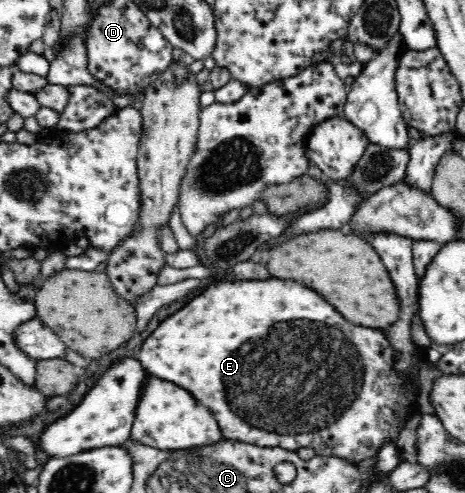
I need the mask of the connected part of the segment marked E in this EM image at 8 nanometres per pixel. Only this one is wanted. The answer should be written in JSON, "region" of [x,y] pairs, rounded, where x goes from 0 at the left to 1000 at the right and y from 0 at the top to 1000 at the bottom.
{"region":[[[581,562],[581,568],[471,570],[445,576],[434,586],[430,600],[422,600],[417,609],[409,609],[404,617],[361,641],[323,677],[323,686],[310,690],[301,718],[297,718],[297,730],[305,734],[305,742],[314,746],[318,759],[331,759],[331,763],[366,771],[366,775],[383,775],[383,783],[400,787],[404,795],[413,795],[422,803],[422,811],[430,811],[439,824],[447,824],[460,836],[486,890],[512,890],[533,901],[551,901],[563,907],[602,907],[626,915],[641,915],[645,909],[671,909],[680,923],[725,925],[768,943],[783,931],[809,925],[815,909],[834,890],[856,886],[860,872],[875,856],[873,848],[890,838],[886,836],[890,828],[897,830],[895,809],[899,799],[888,799],[884,791],[890,789],[892,793],[901,787],[899,751],[901,742],[916,732],[914,712],[895,706],[899,730],[886,742],[886,751],[869,755],[869,759],[849,755],[849,746],[845,746],[852,716],[834,694],[828,673],[804,669],[804,665],[761,661],[748,649],[740,649],[714,625],[714,617],[705,617],[675,588],[649,580],[632,568],[602,568],[602,564]]]}

